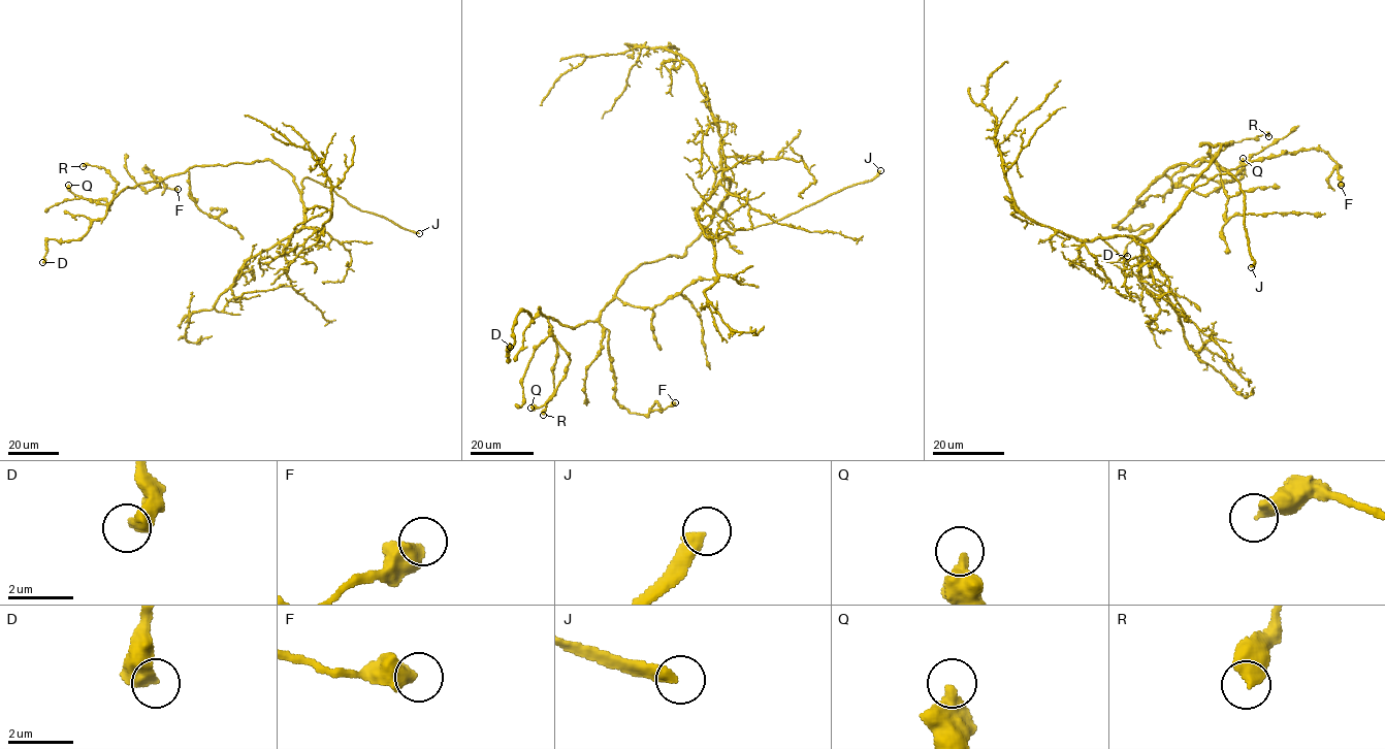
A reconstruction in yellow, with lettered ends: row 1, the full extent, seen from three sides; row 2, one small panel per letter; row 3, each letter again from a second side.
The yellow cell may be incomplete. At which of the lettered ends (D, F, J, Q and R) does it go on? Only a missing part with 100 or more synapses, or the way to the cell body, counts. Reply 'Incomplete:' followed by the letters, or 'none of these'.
Incomplete: J

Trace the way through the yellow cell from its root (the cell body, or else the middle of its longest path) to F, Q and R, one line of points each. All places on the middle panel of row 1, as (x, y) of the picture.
F: (699, 235), (683, 256), (642, 263), (630, 271), (600, 322), (609, 332), (619, 404), (644, 415), (675, 402)
Q: (699, 235), (683, 256), (630, 271), (594, 321), (572, 327), (548, 317), (569, 364), (554, 396), (530, 408)
R: (699, 235), (683, 256), (630, 271), (594, 321), (572, 327), (548, 317), (557, 356), (554, 393), (543, 415)

